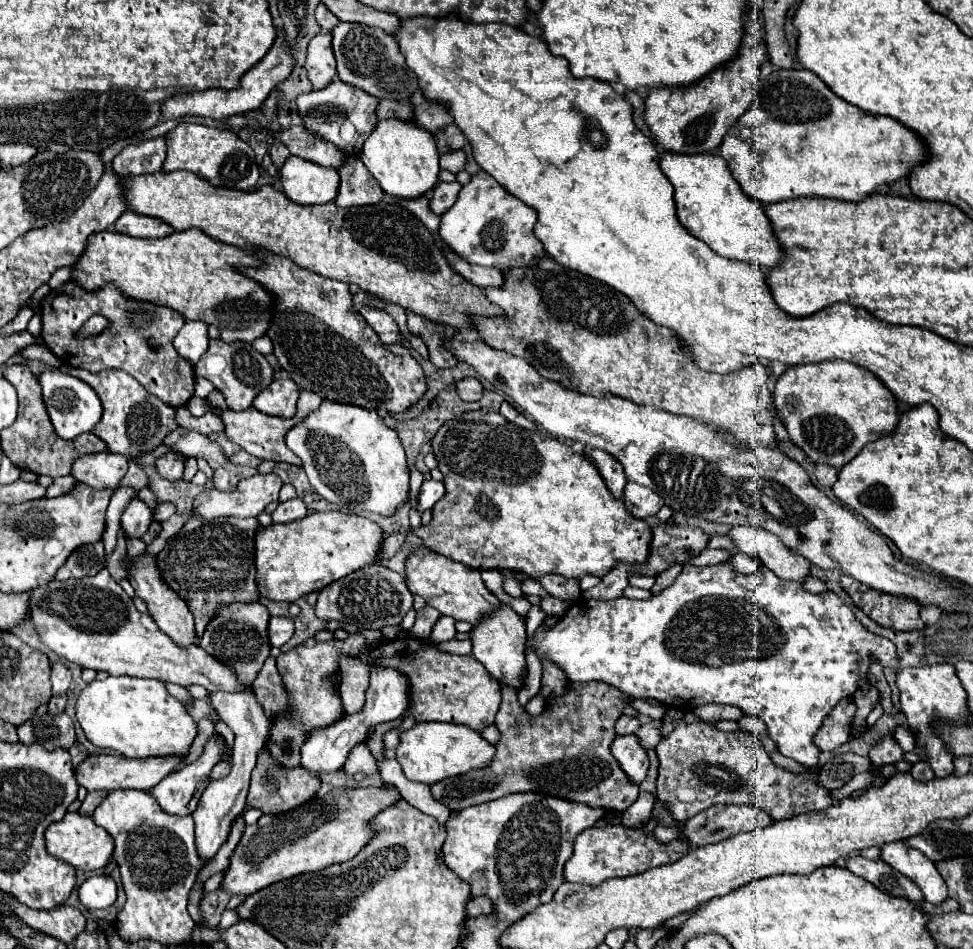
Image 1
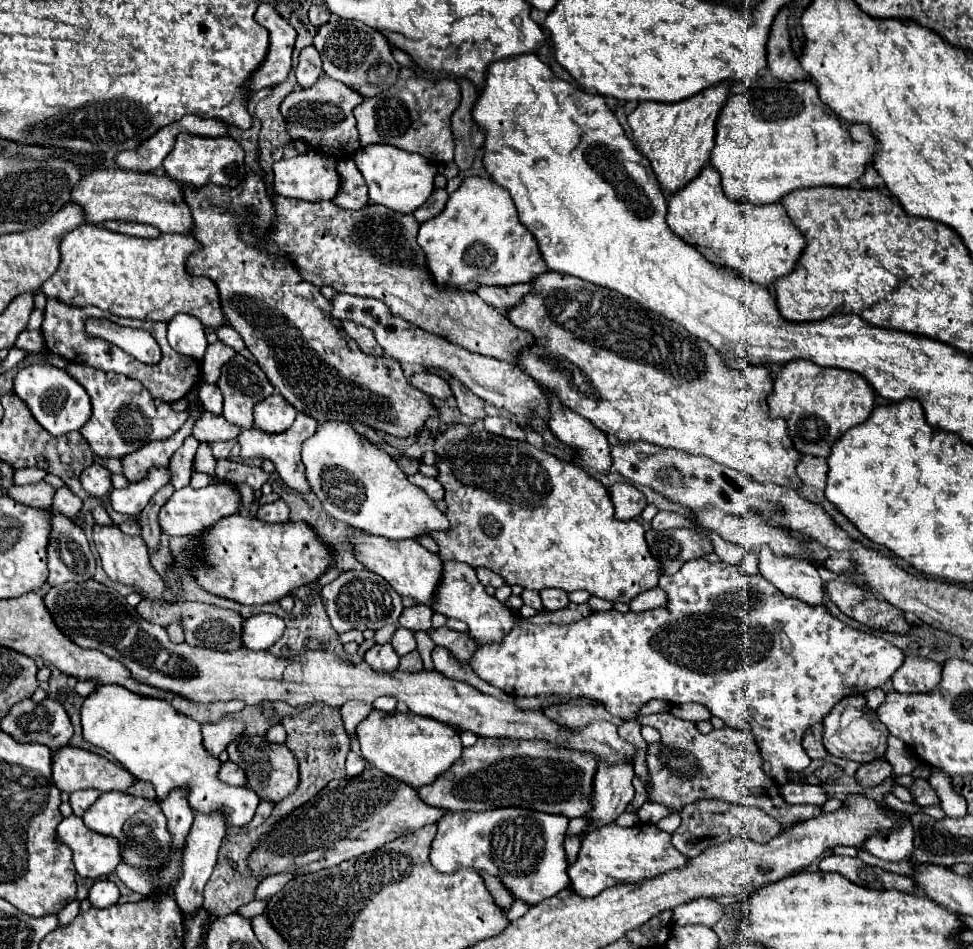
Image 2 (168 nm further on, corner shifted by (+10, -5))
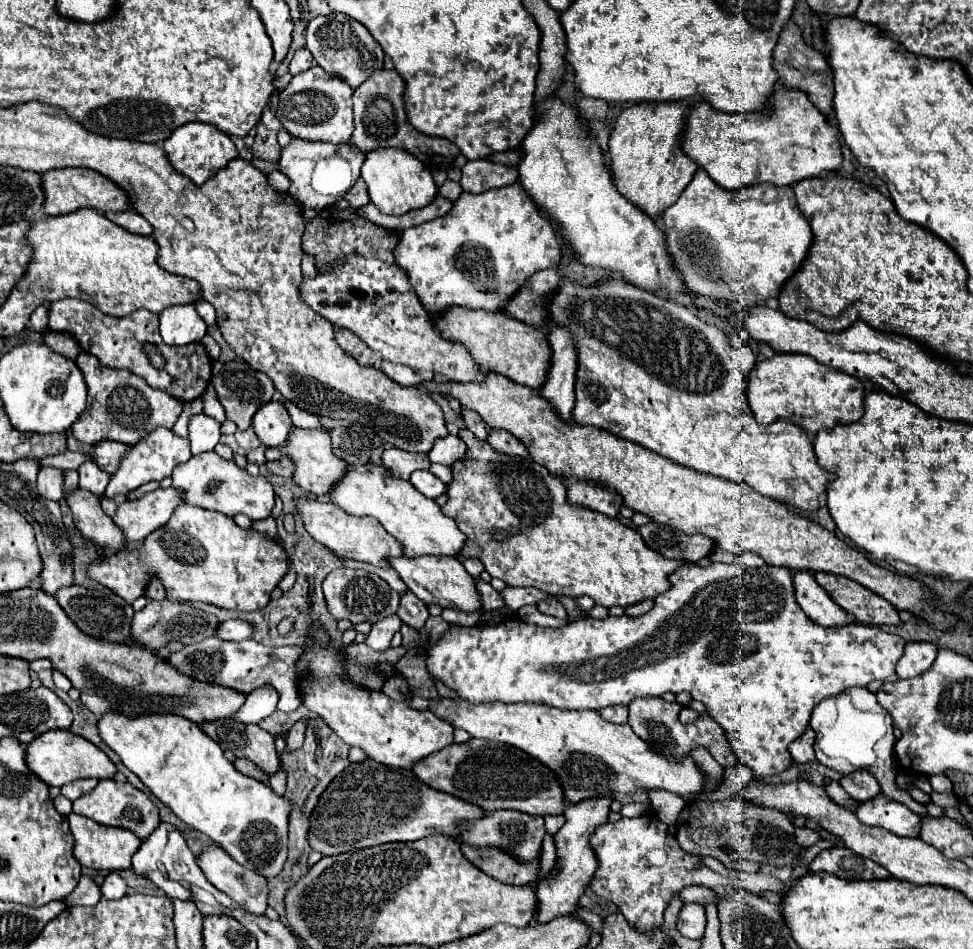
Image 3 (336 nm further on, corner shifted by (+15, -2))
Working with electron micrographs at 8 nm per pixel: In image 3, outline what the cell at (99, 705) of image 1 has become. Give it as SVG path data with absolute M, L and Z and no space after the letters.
M107 713L99 719L99 733L101 739L121 757L123 765L133 771L183 823L211 837L243 867L253 869L263 877L277 877L281 873L287 861L291 801L285 795L277 795L269 785L239 773L223 755L223 749L207 737L197 723L179 715L145 715L127 719L117 713Z

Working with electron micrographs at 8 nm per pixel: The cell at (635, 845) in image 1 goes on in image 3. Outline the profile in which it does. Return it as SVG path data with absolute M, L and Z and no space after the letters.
M653 813L633 819L621 817L617 823L601 825L593 833L591 845L597 853L599 869L595 871L589 889L595 891L599 897L605 897L613 901L617 907L621 907L621 913L637 931L657 929L663 921L663 911L669 905L669 899L689 885L703 885L709 889L719 889L719 885L741 887L753 893L787 891L787 885L779 881L775 875L731 871L713 857L697 857L685 853L677 845L677 839L669 835L667 825L659 821Z

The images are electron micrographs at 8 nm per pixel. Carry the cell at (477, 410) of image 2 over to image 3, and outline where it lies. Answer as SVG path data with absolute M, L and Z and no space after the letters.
M463 407L463 417L465 417L465 427L467 427L477 439L487 441L487 437L489 437L489 429L487 429L487 425L483 423L483 419L481 419L475 411L465 409L465 407Z

